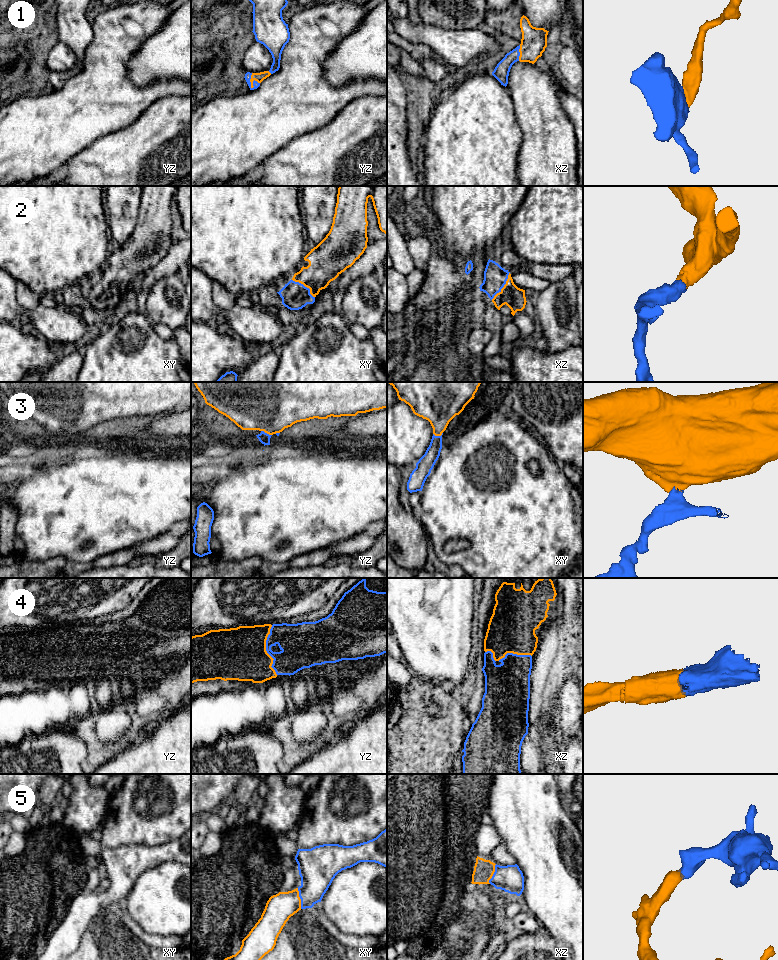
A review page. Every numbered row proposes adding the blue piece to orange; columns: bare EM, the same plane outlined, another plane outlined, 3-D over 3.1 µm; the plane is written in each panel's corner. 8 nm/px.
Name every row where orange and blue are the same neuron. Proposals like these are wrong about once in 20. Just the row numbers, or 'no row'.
1, 2, 3, 4, 5

